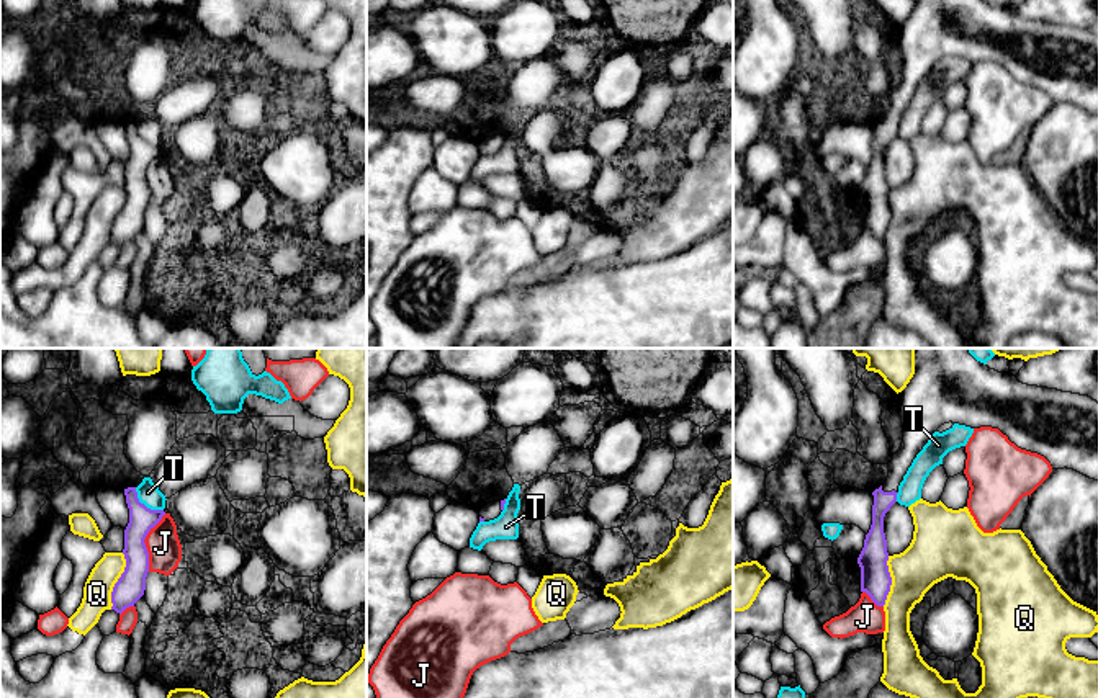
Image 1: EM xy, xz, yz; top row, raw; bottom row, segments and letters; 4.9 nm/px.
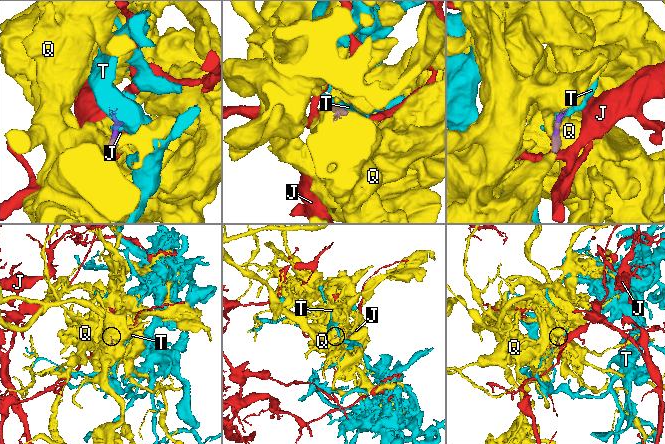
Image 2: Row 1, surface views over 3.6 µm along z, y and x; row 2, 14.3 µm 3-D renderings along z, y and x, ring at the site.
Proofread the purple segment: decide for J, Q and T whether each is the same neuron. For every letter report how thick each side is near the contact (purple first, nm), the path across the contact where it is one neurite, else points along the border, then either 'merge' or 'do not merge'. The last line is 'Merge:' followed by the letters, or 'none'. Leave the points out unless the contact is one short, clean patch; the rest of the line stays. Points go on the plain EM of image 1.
J: 140 nm thick on the purple side, 170 nm on the other; border along xy (166, 147), (144, 174), (148, 205); do not merge
Q: 140 nm thick on the purple side, 140 nm on the other; border along xy (123, 187), (125, 205), (113, 221), (110, 242); do not merge
T: 130 nm thick on the purple side, 110 nm on the other; border along xy (134, 121), (136, 131), (141, 136), (151, 143), (162, 144); do not merge
Merge: none

